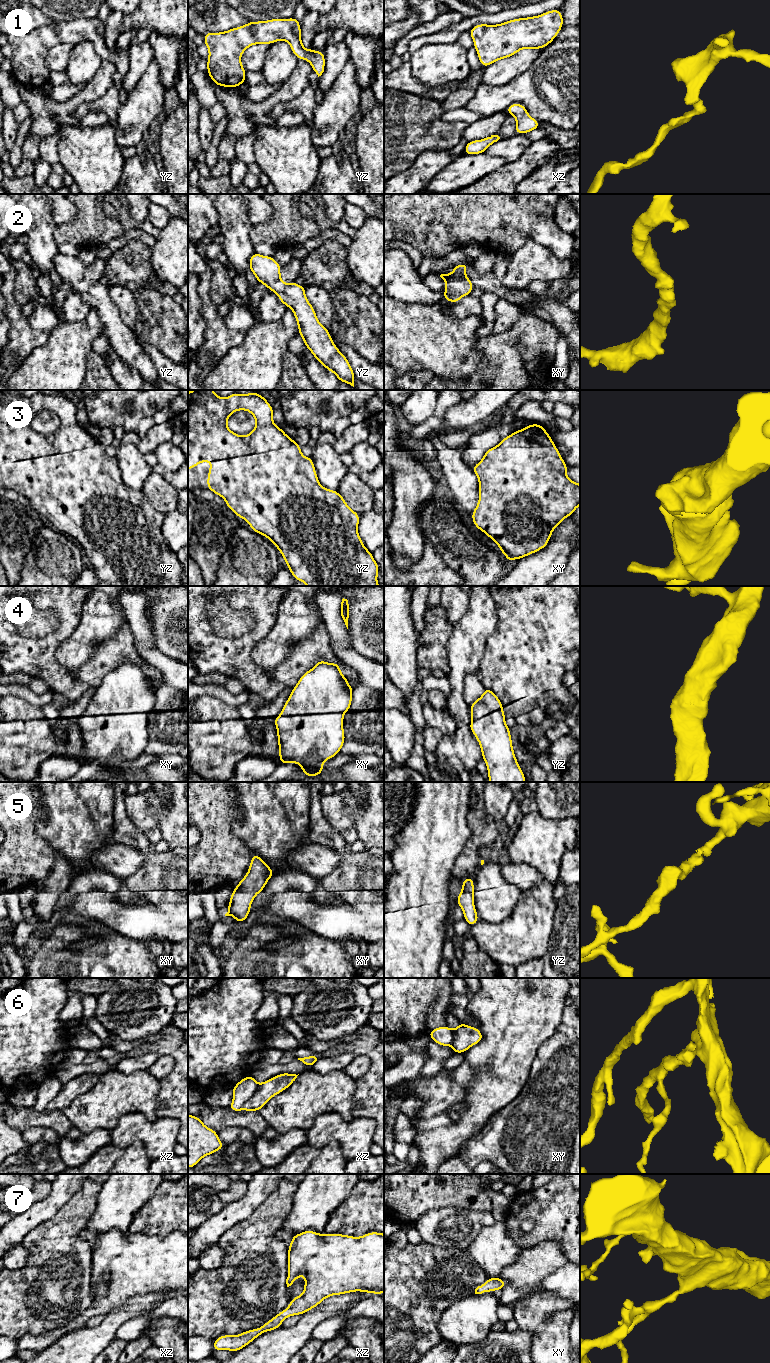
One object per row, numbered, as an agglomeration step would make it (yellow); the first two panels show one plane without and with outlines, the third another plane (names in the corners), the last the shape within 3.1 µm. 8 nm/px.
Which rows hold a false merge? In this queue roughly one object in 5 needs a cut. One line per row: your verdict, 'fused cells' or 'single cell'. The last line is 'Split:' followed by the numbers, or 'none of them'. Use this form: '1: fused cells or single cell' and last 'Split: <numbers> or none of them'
1: single cell
2: single cell
3: single cell
4: single cell
5: single cell
6: fused cells
7: single cell
Split: 6

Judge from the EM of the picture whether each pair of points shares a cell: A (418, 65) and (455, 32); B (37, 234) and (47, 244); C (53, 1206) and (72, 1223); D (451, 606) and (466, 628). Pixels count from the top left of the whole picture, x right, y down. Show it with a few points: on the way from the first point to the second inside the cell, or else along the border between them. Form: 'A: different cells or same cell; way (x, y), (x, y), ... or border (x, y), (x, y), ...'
A: different cells; border (456, 41), (425, 44), (419, 49)
B: same cell; way (39, 236), (45, 242)
C: different cells; border (75, 1194), (52, 1216), (39, 1224)
D: different cells; border (469, 596), (466, 612), (453, 627)

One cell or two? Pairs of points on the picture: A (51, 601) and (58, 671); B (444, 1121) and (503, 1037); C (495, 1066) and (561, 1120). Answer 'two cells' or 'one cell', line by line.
A: one cell
B: two cells
C: two cells

